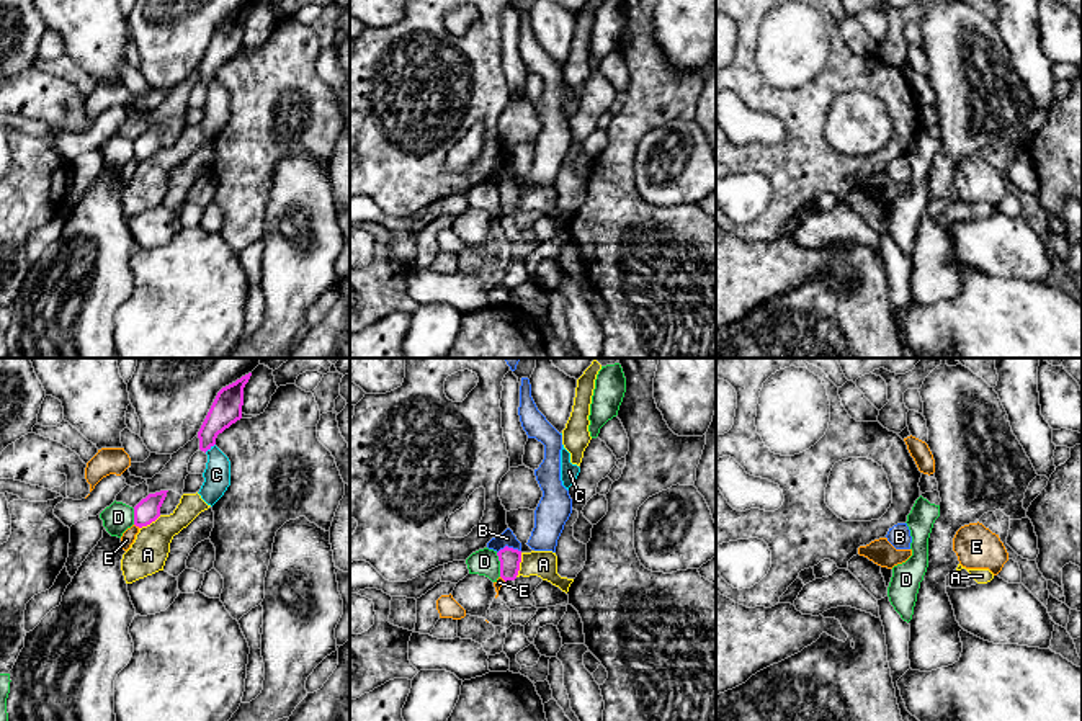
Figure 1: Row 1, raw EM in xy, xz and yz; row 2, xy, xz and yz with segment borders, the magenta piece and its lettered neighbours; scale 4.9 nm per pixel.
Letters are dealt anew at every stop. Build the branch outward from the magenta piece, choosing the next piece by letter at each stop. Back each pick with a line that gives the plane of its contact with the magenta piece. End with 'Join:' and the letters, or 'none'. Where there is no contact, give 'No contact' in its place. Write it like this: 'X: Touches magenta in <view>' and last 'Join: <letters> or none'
Join: none

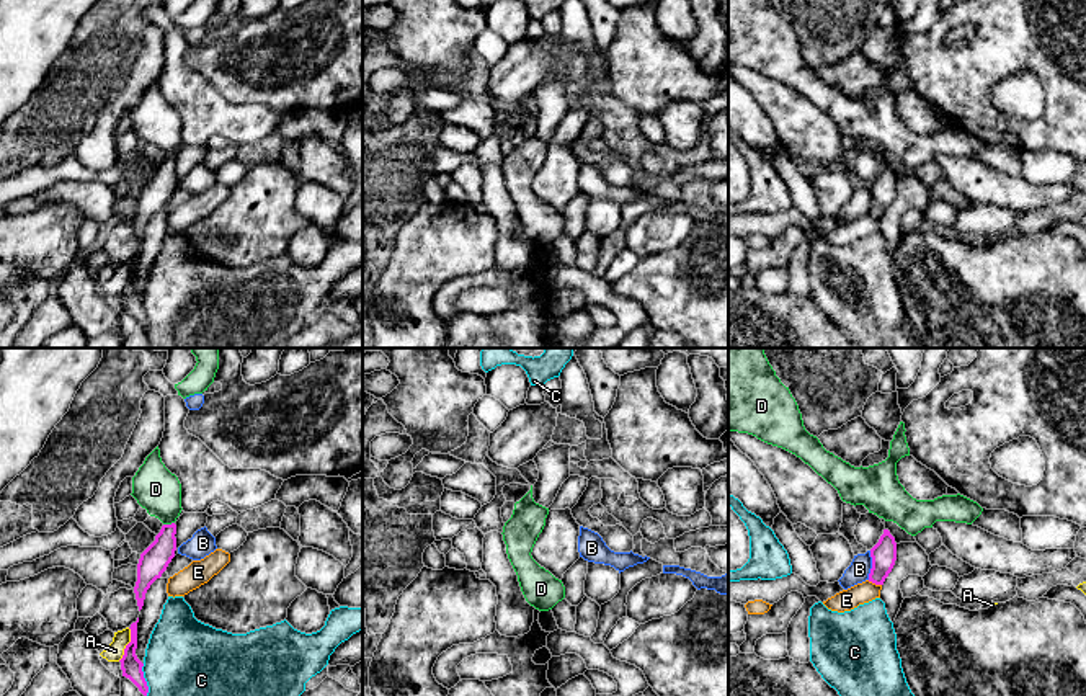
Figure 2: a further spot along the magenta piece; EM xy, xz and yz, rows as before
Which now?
D: Touches magenta in xy
Join: D

